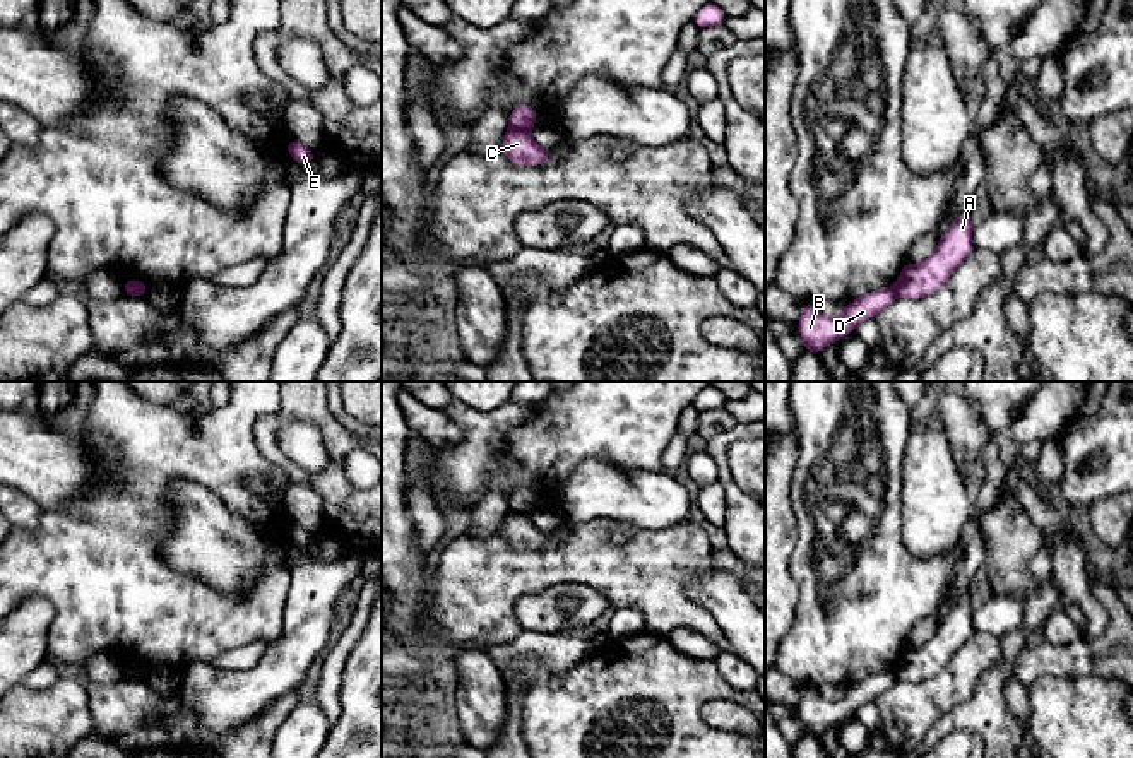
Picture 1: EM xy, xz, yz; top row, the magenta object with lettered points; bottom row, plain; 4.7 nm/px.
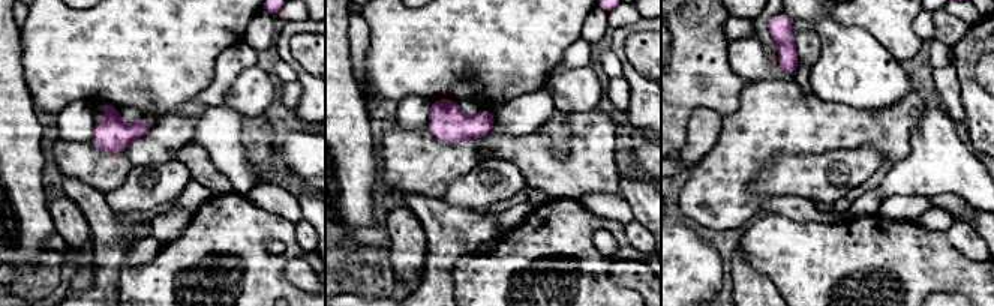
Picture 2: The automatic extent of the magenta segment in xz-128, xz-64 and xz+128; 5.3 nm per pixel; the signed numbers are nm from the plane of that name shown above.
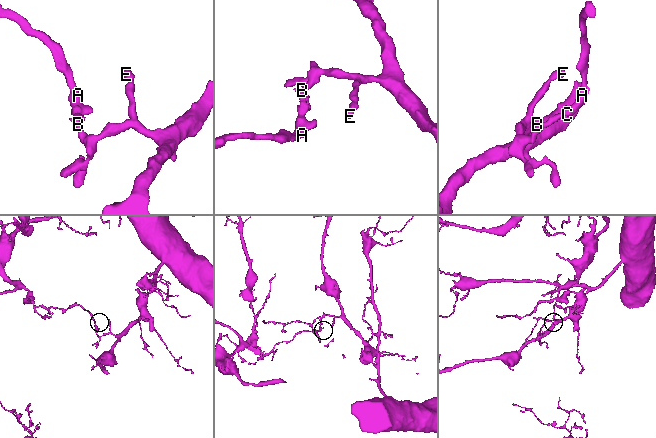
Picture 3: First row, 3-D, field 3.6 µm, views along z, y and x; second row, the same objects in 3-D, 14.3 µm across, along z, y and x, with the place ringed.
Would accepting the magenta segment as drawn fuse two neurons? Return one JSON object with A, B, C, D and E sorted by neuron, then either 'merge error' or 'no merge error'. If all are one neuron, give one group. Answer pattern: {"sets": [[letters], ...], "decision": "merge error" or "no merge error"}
{"sets": [["A", "C"], ["B", "D", "E"]], "decision": "merge error"}

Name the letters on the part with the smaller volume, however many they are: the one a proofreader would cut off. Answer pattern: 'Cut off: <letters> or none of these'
Cut off: A, C

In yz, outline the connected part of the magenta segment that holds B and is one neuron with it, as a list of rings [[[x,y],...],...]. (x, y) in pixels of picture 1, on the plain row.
[[[895,671],[873,674],[847,686],[839,702],[827,702],[816,693],[816,688],[804,686],[799,702],[799,717],[804,724],[804,736],[820,737],[832,724],[854,715],[861,705],[875,702],[897,679]]]

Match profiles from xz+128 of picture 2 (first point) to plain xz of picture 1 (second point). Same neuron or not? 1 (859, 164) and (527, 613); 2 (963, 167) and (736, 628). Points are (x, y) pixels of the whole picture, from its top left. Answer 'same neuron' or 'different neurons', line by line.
1: same neuron
2: same neuron

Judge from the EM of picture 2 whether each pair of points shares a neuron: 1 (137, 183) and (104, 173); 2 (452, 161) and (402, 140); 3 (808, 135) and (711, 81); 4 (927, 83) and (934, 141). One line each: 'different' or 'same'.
1: different
2: same
3: different
4: different

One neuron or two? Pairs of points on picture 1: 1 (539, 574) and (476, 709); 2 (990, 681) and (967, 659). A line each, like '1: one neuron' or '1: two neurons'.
1: two neurons
2: two neurons

